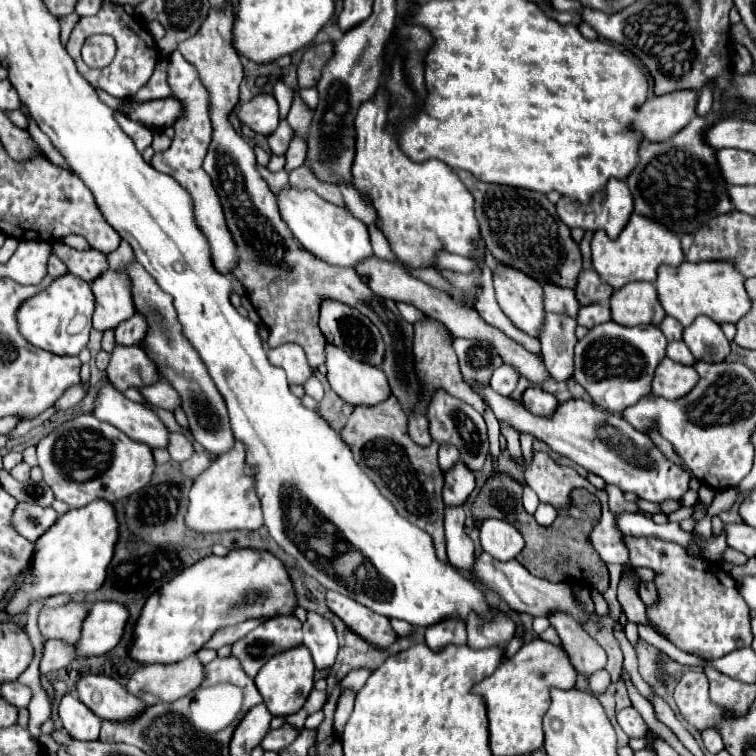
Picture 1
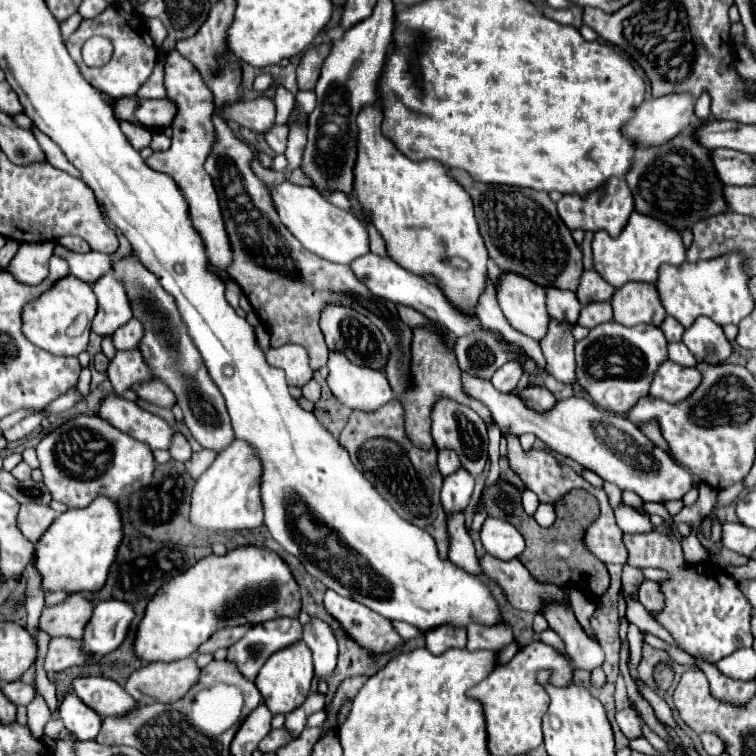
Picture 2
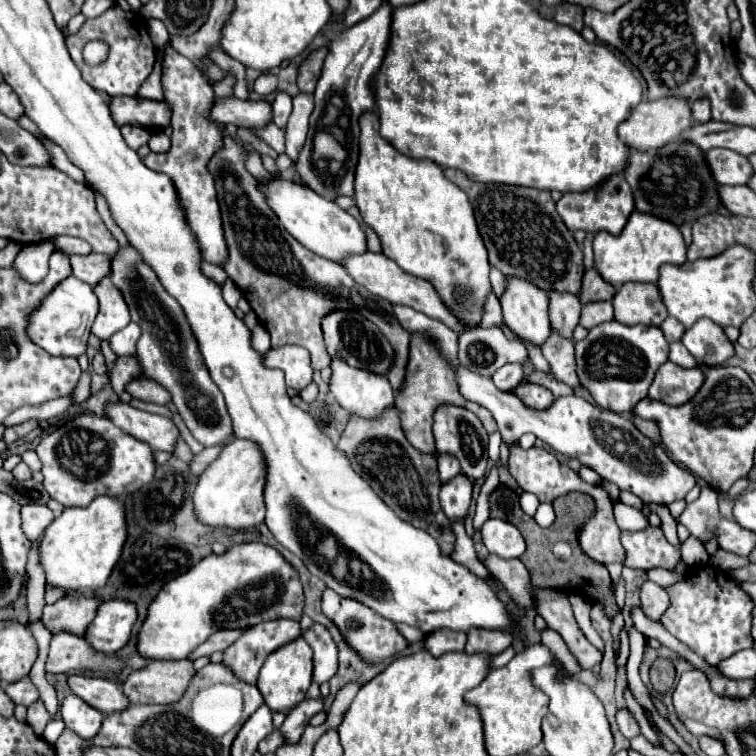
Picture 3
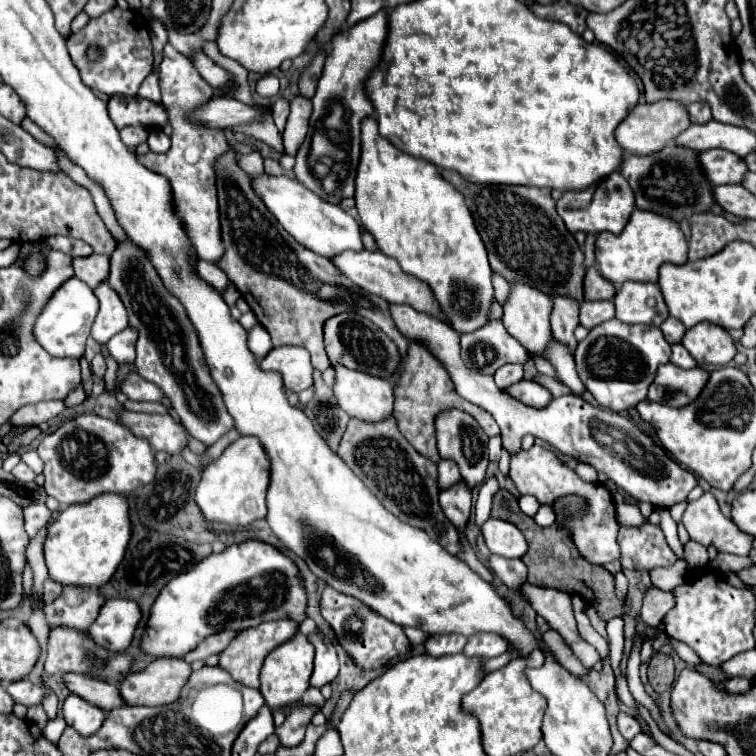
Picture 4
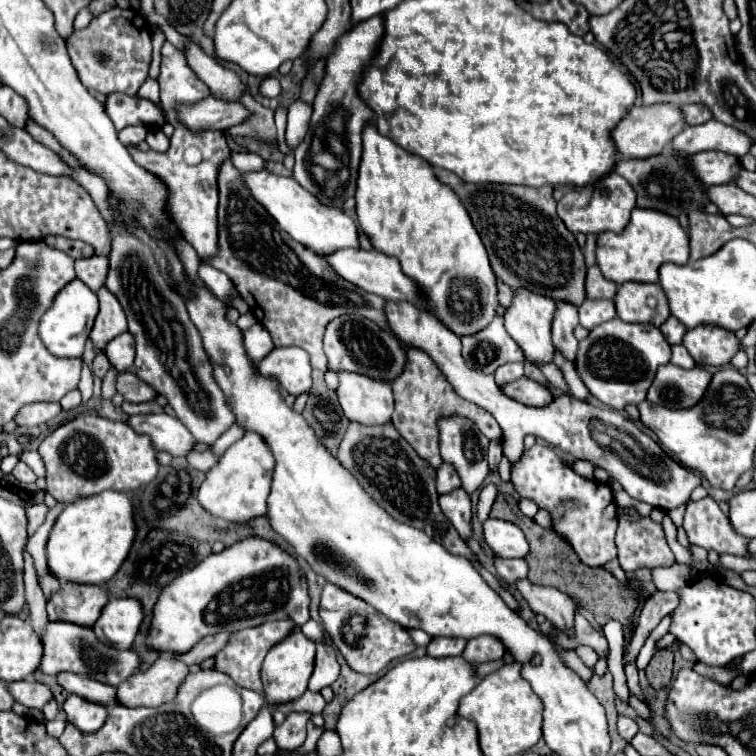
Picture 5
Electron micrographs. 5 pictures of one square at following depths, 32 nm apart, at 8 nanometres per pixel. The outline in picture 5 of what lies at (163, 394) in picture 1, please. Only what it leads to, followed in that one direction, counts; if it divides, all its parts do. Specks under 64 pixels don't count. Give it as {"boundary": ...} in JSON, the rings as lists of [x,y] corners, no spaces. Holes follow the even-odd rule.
{"boundary":[[[132,372],[118,374],[118,378],[116,378],[116,390],[118,390],[118,394],[124,396],[126,402],[150,402],[150,400],[154,400],[158,396],[156,390],[152,390],[152,386],[144,384]]]}

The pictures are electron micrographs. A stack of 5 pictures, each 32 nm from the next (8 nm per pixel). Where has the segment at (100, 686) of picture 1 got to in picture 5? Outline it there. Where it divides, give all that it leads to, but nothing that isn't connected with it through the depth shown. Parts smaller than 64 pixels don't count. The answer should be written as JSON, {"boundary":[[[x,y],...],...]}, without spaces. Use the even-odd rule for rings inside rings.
{"boundary":[[[60,672],[58,684],[66,692],[84,696],[86,700],[92,700],[92,702],[98,702],[98,704],[104,704],[104,706],[116,704],[116,688],[102,684],[102,682],[96,682],[92,678],[78,676],[78,674],[72,674],[72,672]]]}

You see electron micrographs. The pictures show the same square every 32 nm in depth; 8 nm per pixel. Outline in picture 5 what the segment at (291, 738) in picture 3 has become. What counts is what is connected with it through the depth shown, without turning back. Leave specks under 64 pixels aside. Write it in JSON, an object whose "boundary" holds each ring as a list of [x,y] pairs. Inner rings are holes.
{"boundary":[[[288,714],[286,720],[280,724],[280,728],[276,726],[274,730],[274,742],[278,750],[282,752],[298,750],[306,740],[308,720],[310,720],[310,714]]]}

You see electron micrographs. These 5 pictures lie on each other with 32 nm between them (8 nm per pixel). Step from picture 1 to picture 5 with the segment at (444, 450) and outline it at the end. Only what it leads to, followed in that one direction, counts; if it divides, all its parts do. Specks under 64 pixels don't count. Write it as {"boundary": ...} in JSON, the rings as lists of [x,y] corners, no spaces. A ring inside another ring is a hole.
{"boundary":[[[442,464],[438,470],[438,494],[450,494],[452,490],[460,488],[460,478],[450,464]]]}

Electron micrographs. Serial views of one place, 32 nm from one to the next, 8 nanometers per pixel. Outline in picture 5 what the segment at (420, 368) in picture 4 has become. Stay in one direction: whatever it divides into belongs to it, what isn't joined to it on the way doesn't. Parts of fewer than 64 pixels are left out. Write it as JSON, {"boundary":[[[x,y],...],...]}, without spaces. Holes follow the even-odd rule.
{"boundary":[[[416,348],[408,350],[408,360],[406,360],[404,372],[400,378],[394,380],[392,390],[394,390],[394,400],[396,400],[392,424],[396,426],[400,436],[424,460],[428,460],[428,464],[432,464],[432,468],[440,468],[440,464],[442,464],[440,448],[438,448],[438,422],[442,418],[464,416],[464,418],[472,420],[480,428],[480,432],[484,436],[488,436],[488,440],[500,440],[500,436],[502,436],[500,426],[496,424],[492,414],[484,412],[484,408],[480,408],[480,406],[456,396],[454,388],[448,384],[448,380],[444,380],[444,374],[440,374],[440,370],[432,362],[432,358],[420,350],[416,350]]]}

